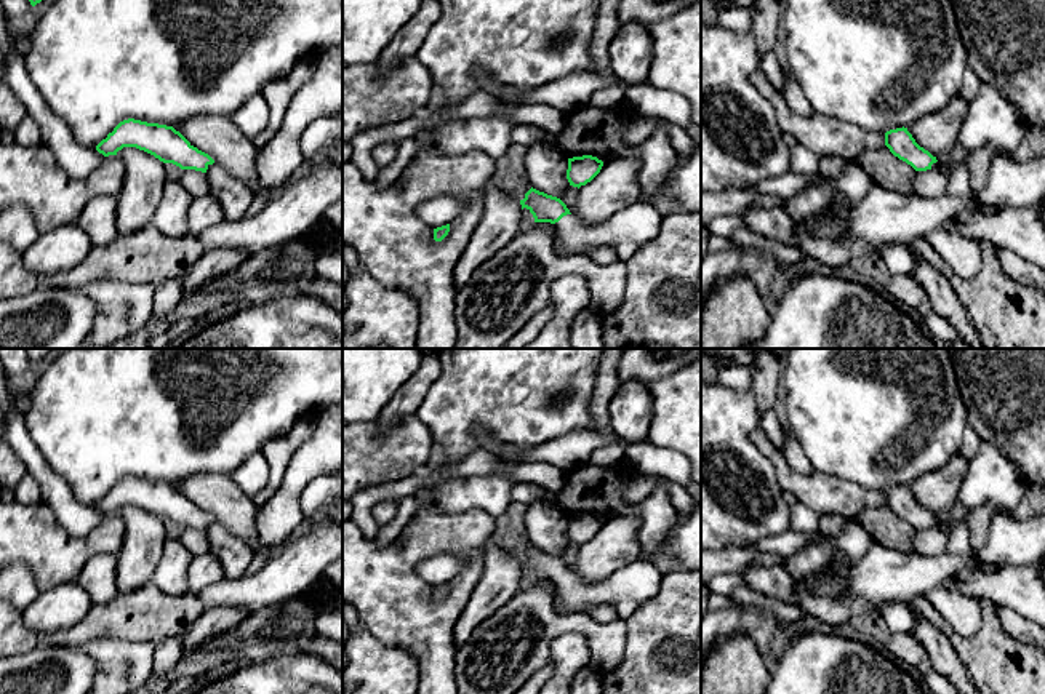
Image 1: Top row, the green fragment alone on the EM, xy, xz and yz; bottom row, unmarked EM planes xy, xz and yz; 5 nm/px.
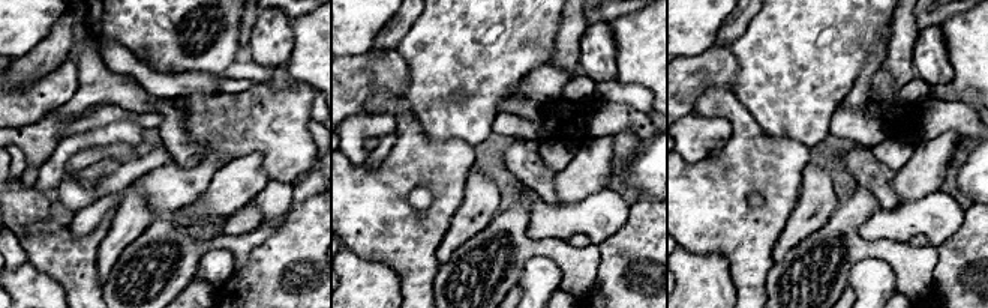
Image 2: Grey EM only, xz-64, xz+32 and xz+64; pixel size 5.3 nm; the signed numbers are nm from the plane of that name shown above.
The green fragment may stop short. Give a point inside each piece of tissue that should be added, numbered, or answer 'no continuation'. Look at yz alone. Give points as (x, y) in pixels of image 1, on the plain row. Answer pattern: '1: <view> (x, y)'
1: yz (957, 533)

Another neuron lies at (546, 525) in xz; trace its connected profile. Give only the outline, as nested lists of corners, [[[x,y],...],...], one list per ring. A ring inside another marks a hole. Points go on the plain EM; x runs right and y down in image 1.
[[[543,499],[533,501],[525,515],[527,536],[533,547],[560,556],[576,574],[578,545],[567,537],[568,515]]]

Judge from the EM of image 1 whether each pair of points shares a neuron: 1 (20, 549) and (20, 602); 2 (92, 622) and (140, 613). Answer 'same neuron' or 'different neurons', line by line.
1: different neurons
2: same neuron

